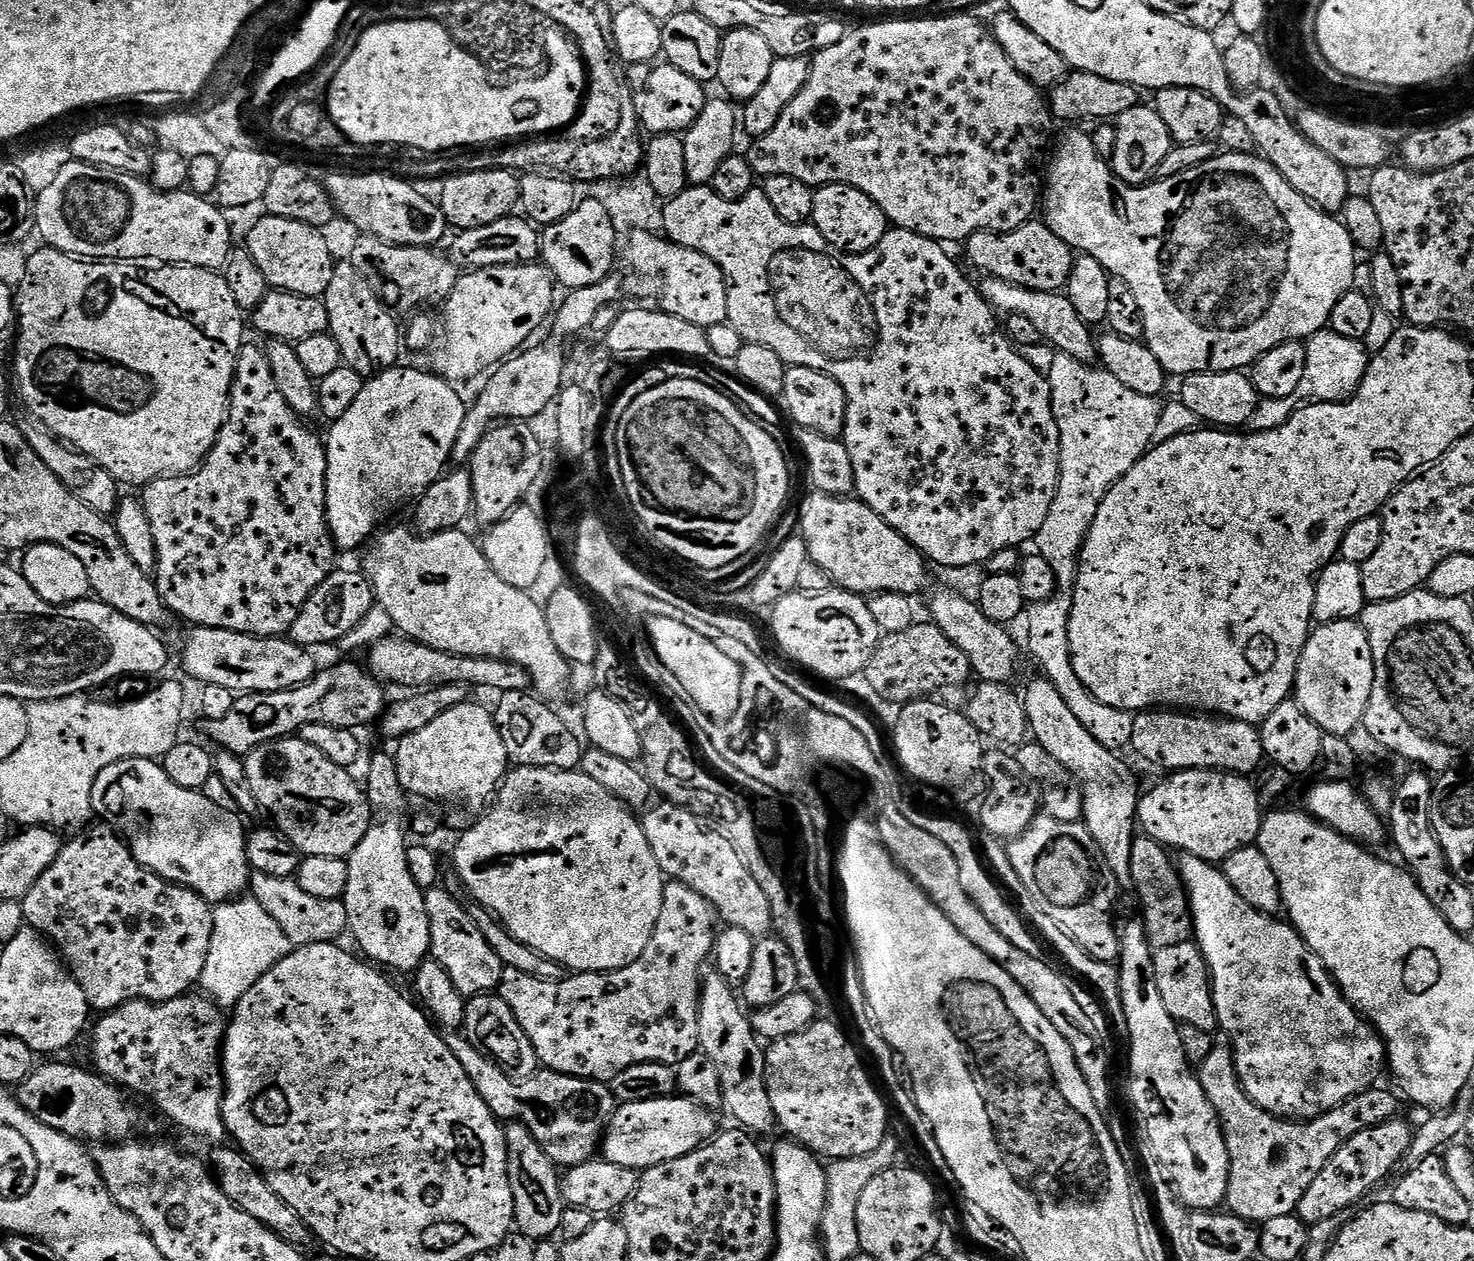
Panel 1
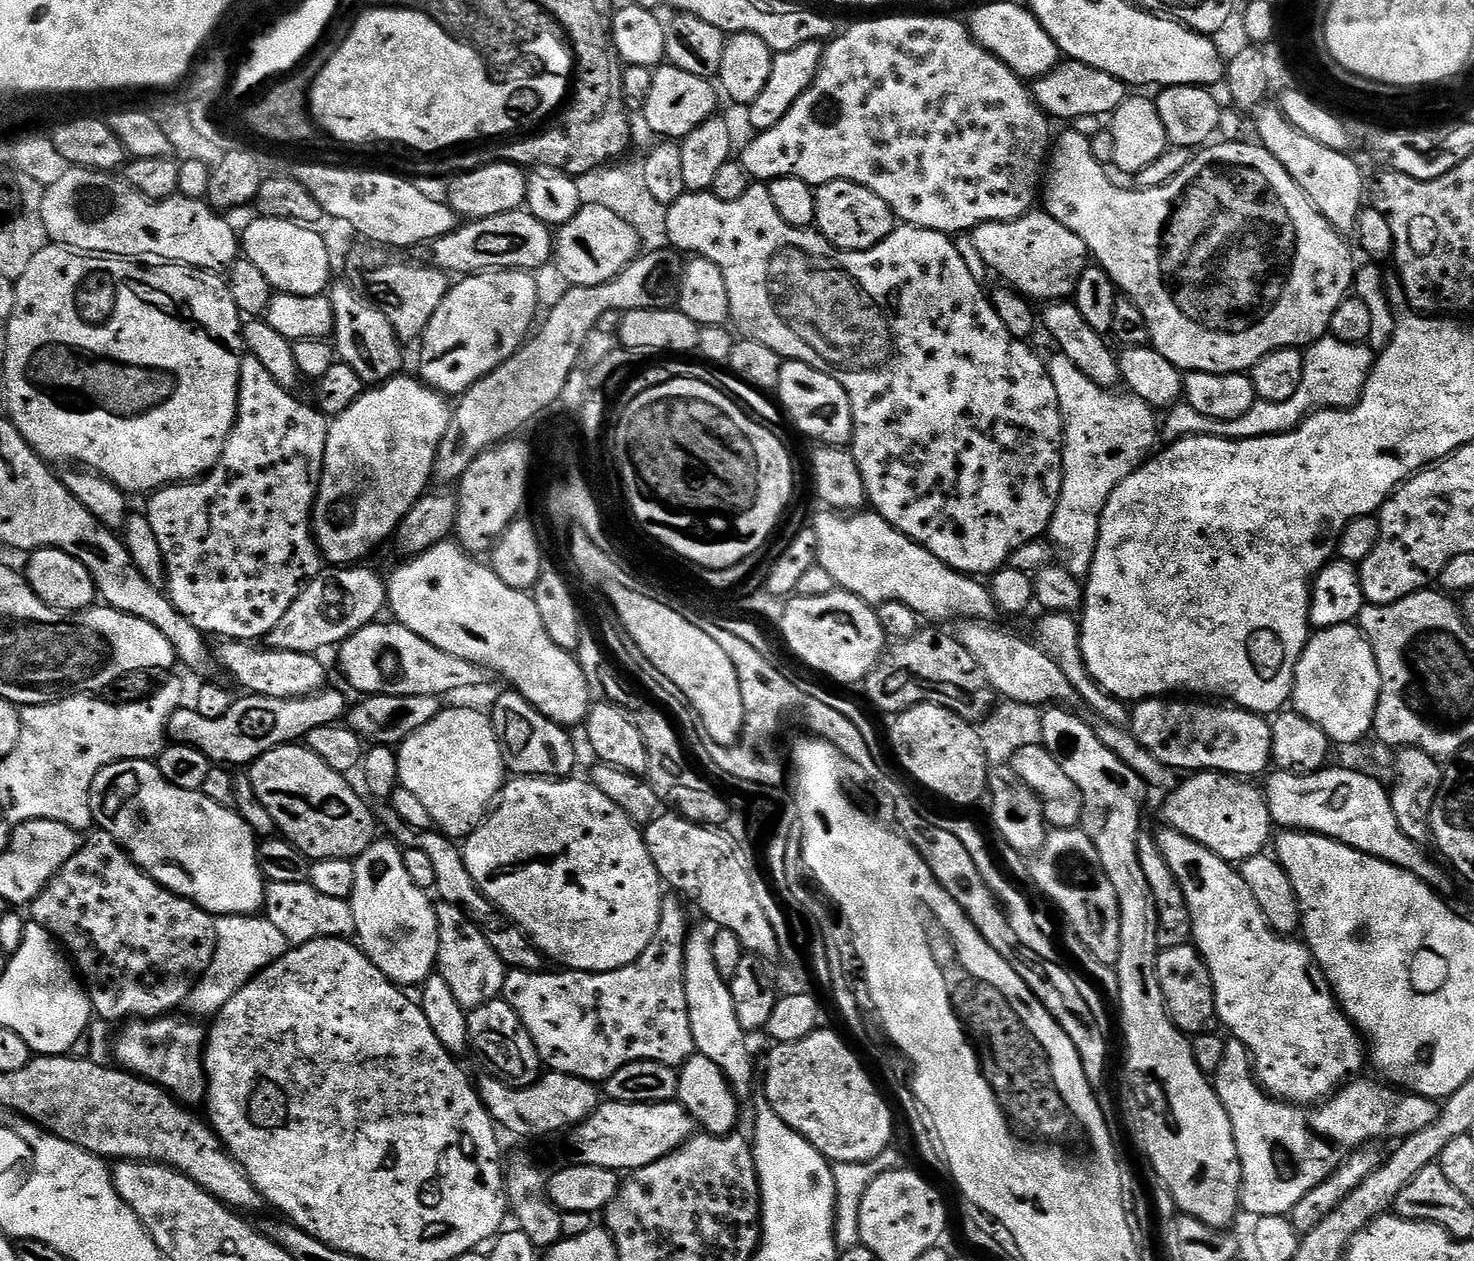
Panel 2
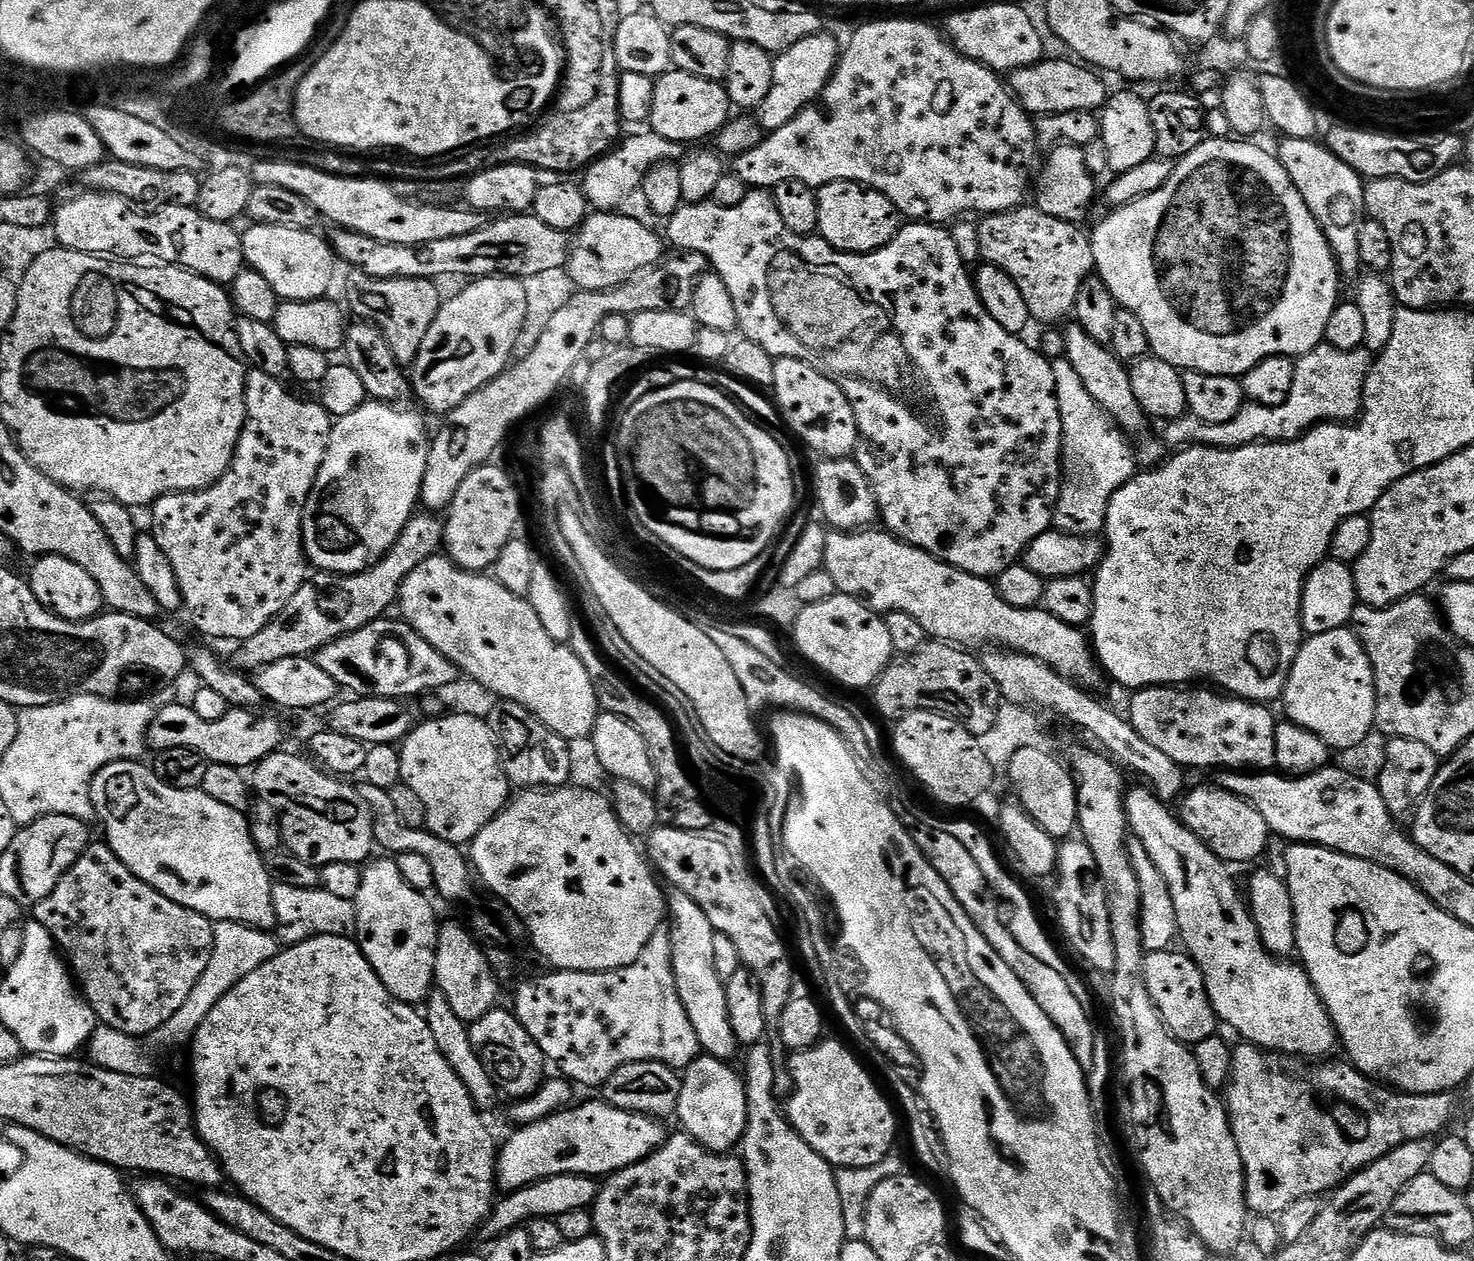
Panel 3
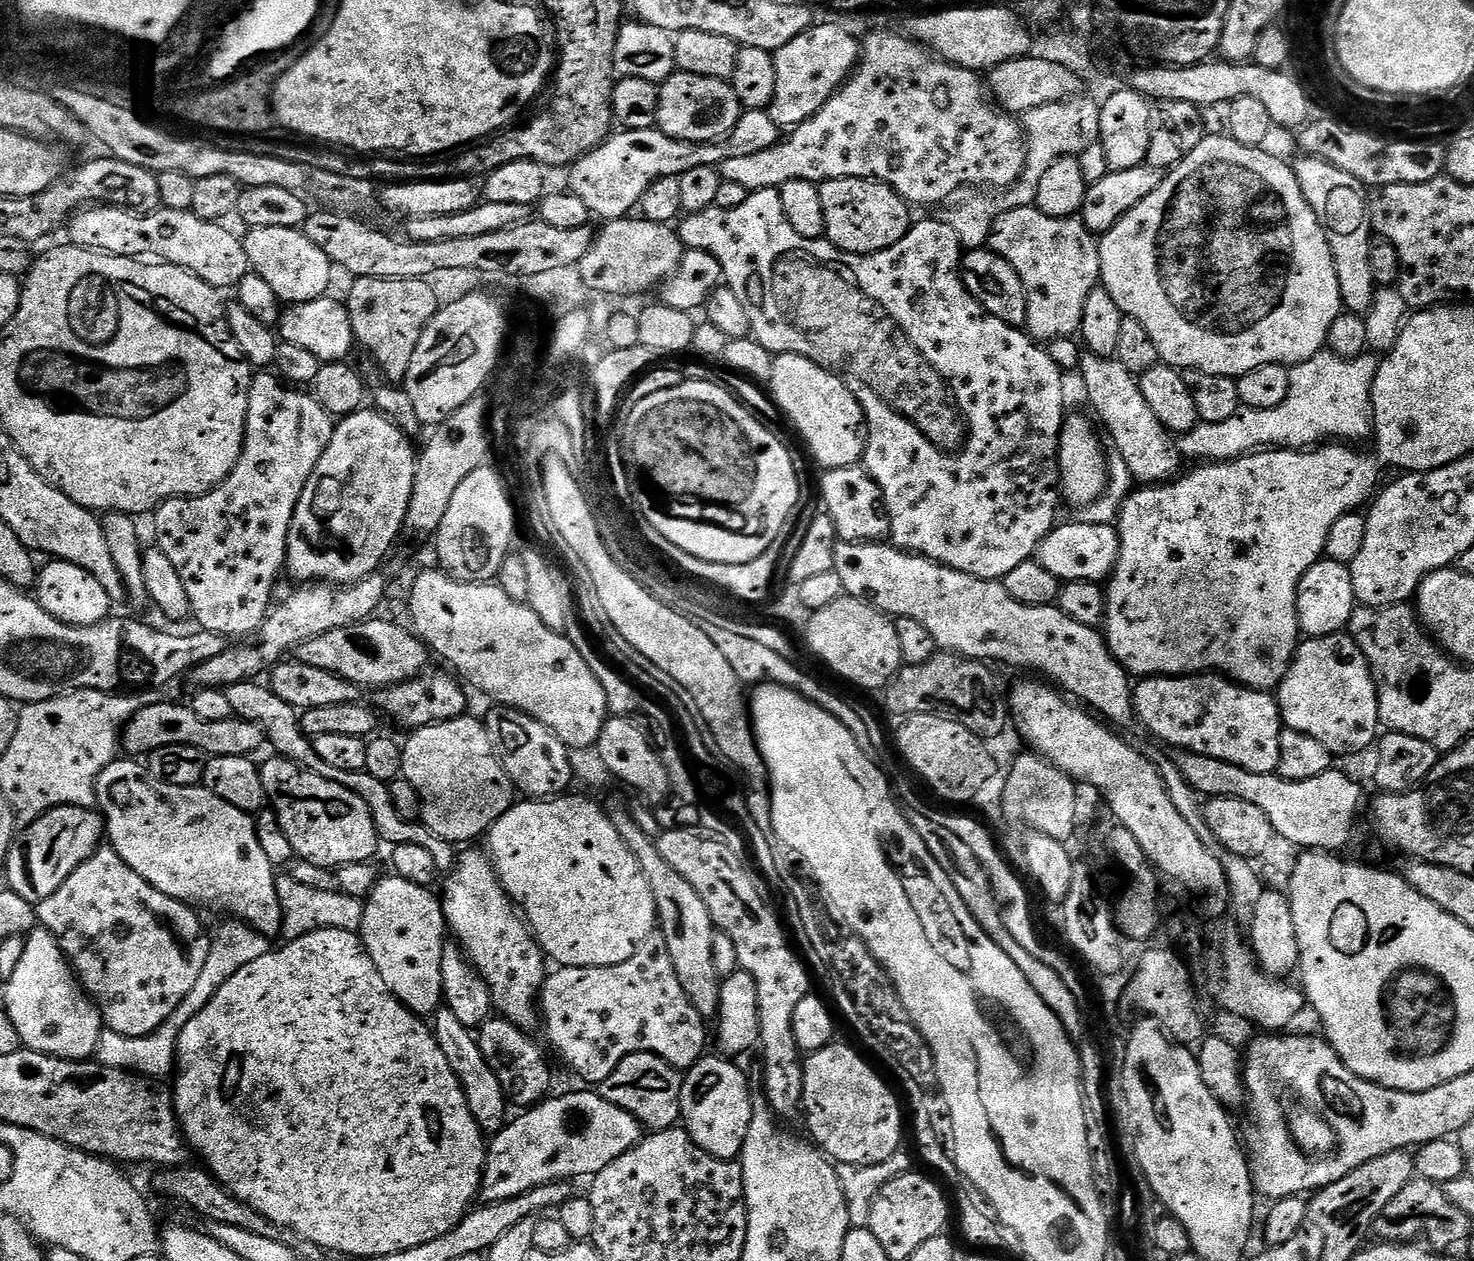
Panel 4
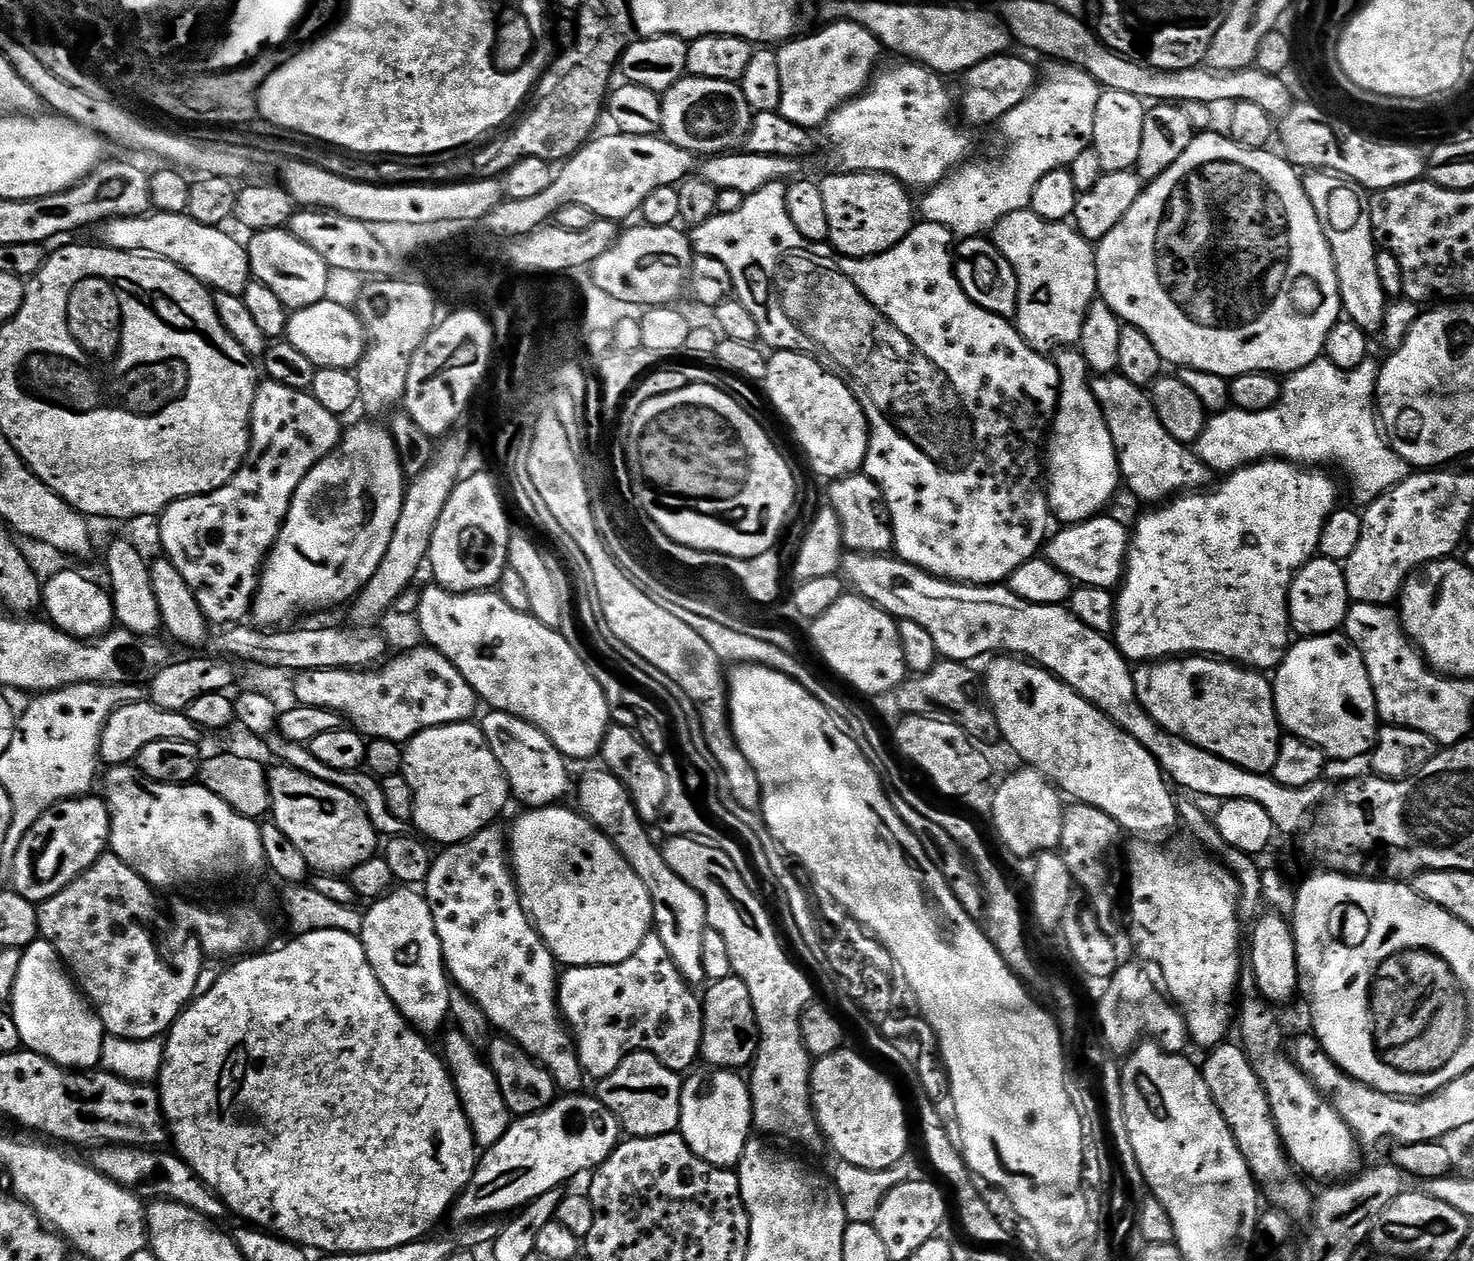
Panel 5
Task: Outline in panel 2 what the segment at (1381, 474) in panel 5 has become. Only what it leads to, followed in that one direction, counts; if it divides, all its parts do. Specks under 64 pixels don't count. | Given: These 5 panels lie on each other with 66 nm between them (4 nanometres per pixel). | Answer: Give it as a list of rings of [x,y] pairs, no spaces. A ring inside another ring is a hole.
[[[1325,334],[1307,345],[1304,352],[1304,369],[1302,370],[1302,386],[1294,398],[1286,398],[1286,402],[1266,402],[1256,399],[1254,406],[1242,414],[1242,418],[1219,420],[1206,418],[1194,410],[1187,402],[1172,405],[1167,409],[1165,418],[1158,428],[1158,436],[1165,445],[1177,444],[1187,436],[1220,436],[1223,440],[1249,440],[1263,436],[1278,436],[1281,432],[1290,432],[1300,425],[1305,416],[1326,408],[1353,408],[1360,400],[1368,375],[1372,373],[1374,352],[1367,343],[1351,344],[1337,340],[1331,334]]]

